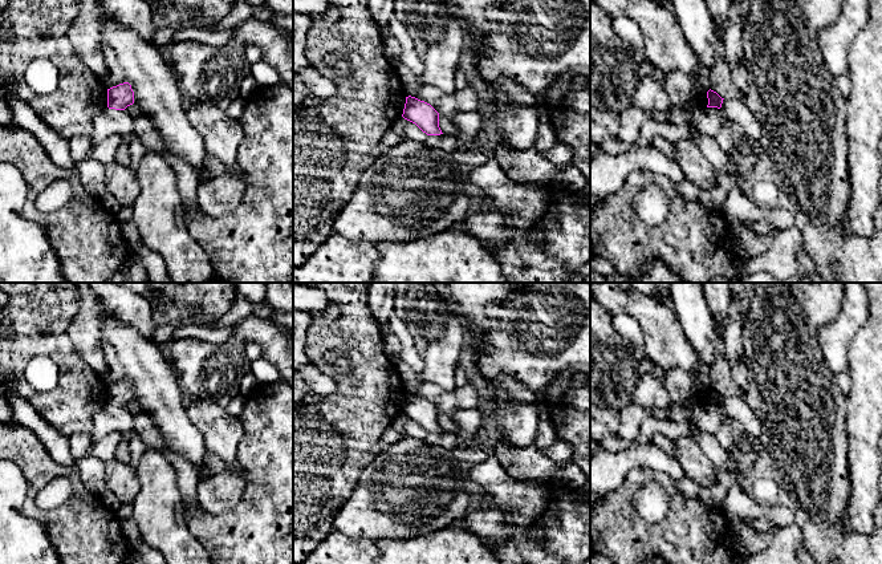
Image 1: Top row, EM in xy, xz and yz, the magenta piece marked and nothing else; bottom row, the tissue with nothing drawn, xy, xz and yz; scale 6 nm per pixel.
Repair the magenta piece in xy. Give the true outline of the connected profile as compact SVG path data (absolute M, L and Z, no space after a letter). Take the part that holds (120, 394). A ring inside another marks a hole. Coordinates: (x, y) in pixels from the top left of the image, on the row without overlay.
M129 380L119 381L107 386L107 405L125 407L134 401L134 389Z

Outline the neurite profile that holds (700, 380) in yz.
M700 370L692 374L691 394L702 395L710 388L710 370Z

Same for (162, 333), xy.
M172 322L164 326L157 326L154 333L154 342L159 346L162 342L168 340L171 337L171 333L179 326L180 325L178 322Z

